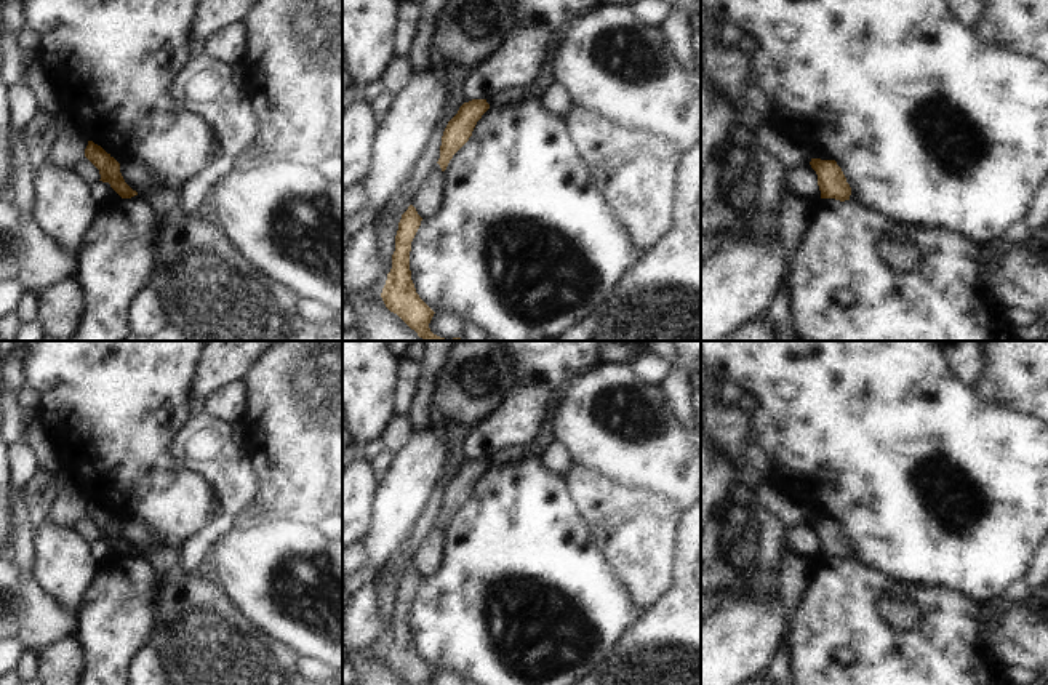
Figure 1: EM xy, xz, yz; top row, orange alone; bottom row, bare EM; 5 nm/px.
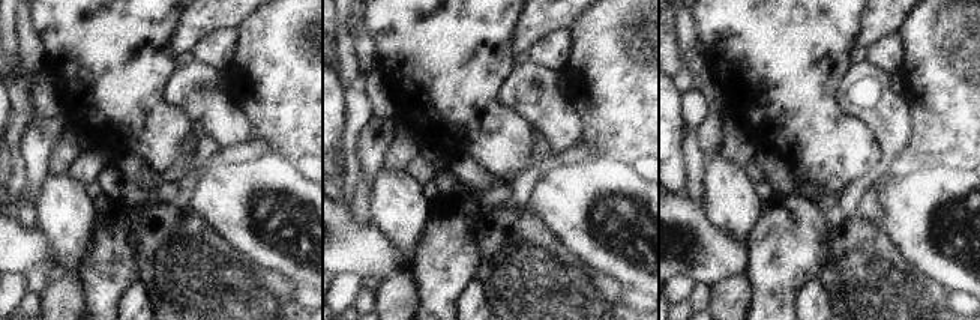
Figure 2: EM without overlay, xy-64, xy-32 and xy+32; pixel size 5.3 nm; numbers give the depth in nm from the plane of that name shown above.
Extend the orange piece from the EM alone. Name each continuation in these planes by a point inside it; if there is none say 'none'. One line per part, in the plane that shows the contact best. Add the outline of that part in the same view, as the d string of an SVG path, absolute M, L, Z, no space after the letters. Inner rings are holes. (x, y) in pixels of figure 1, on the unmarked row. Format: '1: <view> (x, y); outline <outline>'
none

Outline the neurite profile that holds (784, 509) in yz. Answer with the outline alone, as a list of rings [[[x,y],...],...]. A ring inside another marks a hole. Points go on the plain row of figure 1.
[[[770,483],[755,488],[757,501],[786,528],[810,522],[808,512]]]

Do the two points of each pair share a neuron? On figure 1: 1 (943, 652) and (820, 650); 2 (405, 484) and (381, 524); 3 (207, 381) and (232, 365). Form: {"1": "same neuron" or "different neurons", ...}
{"1": "same neuron", "2": "same neuron", "3": "same neuron"}

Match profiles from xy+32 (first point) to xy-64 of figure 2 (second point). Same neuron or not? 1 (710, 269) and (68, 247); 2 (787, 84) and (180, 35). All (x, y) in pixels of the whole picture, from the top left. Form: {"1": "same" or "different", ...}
{"1": "different", "2": "different"}

